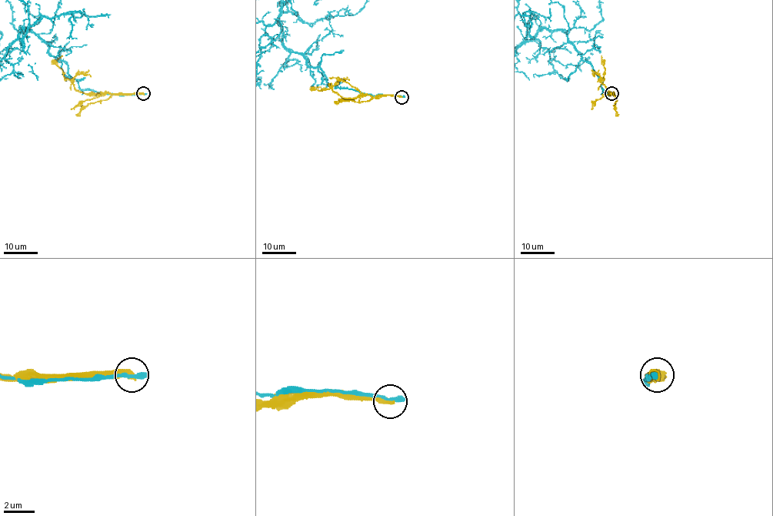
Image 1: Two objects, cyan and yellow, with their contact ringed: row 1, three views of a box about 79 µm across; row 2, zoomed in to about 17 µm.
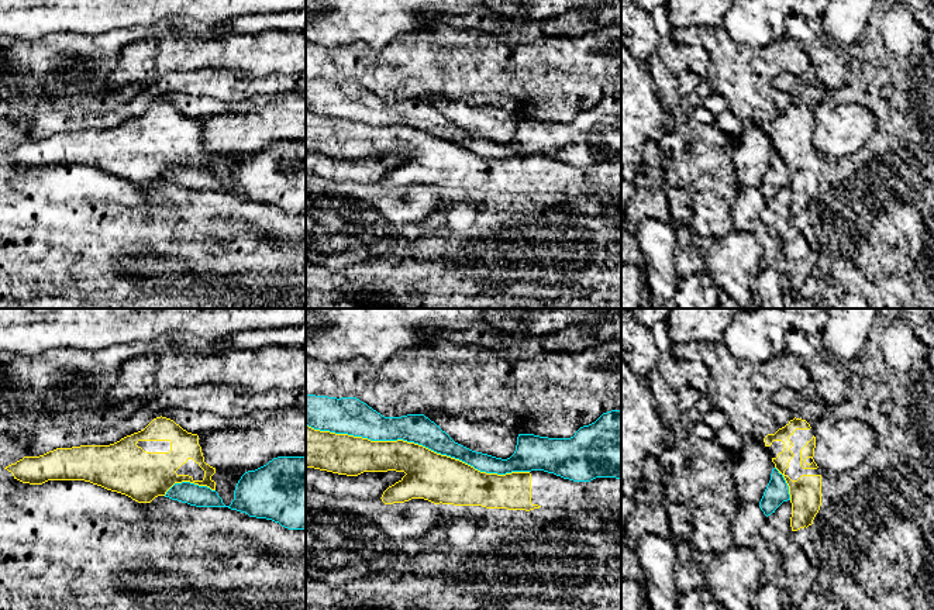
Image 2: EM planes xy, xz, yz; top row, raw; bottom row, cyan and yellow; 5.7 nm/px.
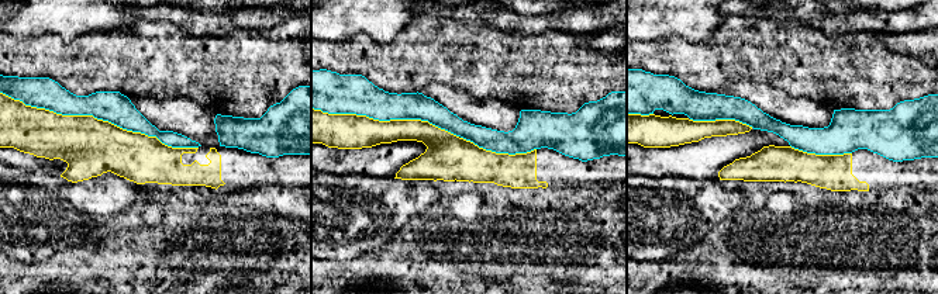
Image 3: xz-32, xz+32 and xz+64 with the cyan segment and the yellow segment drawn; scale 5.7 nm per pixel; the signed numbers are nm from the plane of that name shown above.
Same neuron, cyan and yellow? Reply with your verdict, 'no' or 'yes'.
no

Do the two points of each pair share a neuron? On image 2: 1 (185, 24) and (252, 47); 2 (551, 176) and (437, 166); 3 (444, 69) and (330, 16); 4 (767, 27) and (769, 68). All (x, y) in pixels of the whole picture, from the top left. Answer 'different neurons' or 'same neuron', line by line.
1: different neurons
2: same neuron
3: different neurons
4: different neurons

